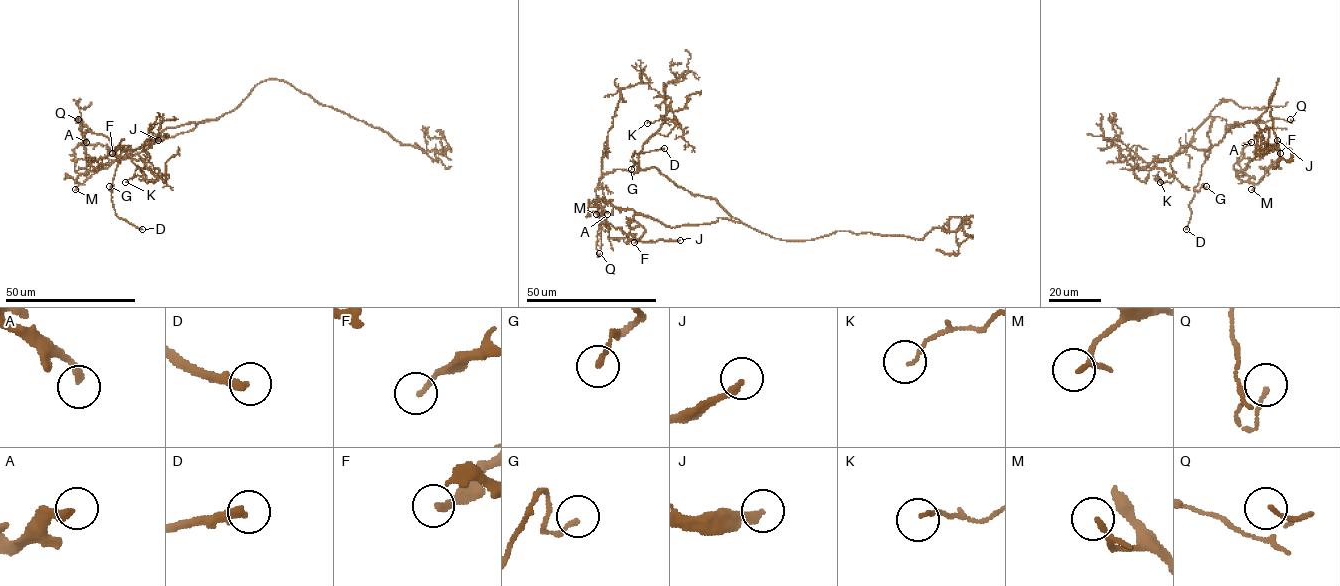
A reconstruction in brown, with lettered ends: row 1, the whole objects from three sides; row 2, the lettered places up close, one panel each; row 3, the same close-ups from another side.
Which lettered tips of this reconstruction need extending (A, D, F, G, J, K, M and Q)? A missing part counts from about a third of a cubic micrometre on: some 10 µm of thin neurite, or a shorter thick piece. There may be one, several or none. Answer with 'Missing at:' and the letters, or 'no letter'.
Missing at: D

